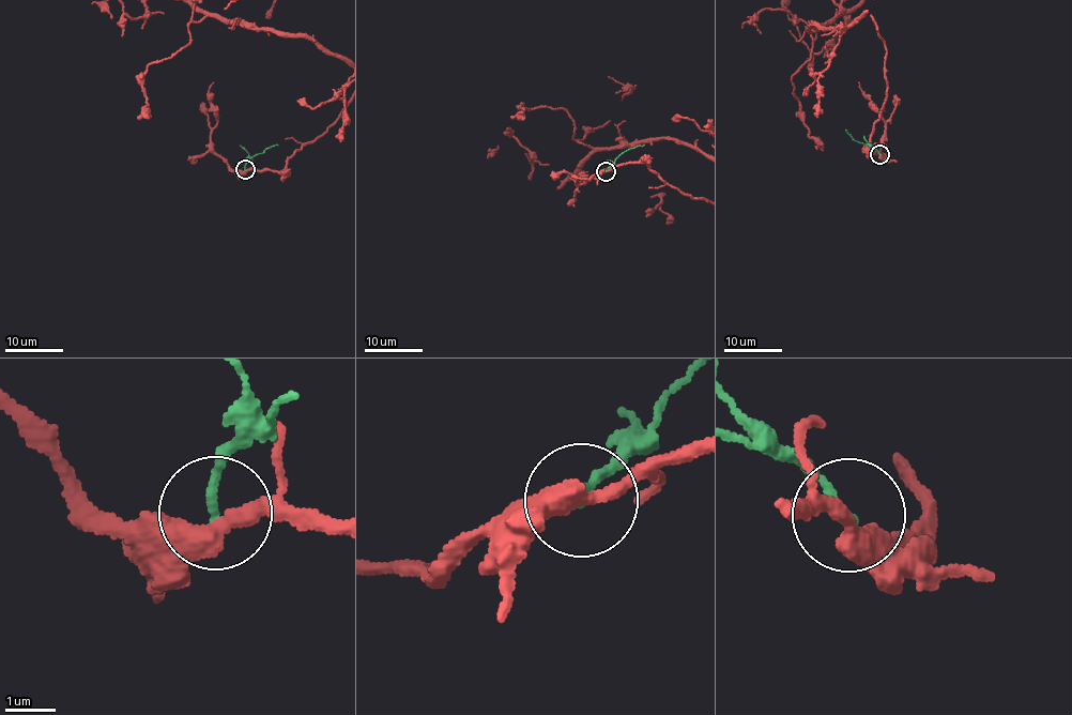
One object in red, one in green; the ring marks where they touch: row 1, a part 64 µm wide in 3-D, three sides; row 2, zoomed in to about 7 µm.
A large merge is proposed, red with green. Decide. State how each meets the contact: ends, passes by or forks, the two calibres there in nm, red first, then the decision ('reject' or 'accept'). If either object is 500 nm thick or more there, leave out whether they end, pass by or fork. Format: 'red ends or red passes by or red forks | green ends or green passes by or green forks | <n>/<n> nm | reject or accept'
red passes by | green ends | 420/170 nm | reject

